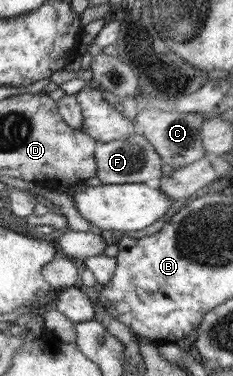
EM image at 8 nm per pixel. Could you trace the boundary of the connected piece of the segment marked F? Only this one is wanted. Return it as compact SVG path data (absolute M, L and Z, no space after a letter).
M140 130L127 138L97 144L97 176L103 184L146 184L157 187L160 185L163 159L154 146L142 137Z

